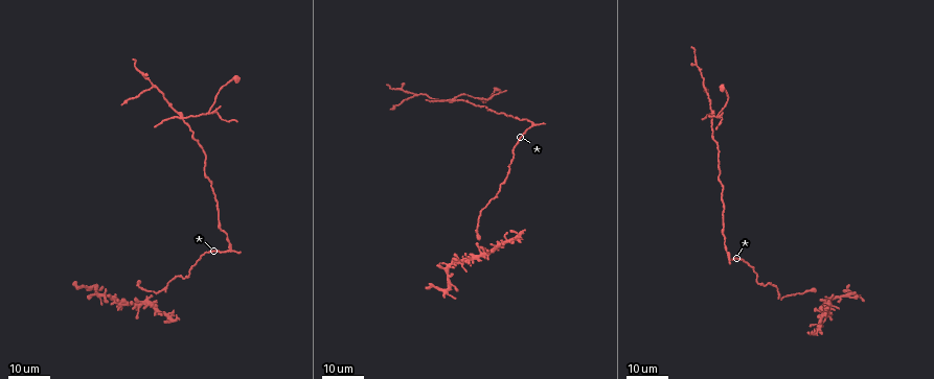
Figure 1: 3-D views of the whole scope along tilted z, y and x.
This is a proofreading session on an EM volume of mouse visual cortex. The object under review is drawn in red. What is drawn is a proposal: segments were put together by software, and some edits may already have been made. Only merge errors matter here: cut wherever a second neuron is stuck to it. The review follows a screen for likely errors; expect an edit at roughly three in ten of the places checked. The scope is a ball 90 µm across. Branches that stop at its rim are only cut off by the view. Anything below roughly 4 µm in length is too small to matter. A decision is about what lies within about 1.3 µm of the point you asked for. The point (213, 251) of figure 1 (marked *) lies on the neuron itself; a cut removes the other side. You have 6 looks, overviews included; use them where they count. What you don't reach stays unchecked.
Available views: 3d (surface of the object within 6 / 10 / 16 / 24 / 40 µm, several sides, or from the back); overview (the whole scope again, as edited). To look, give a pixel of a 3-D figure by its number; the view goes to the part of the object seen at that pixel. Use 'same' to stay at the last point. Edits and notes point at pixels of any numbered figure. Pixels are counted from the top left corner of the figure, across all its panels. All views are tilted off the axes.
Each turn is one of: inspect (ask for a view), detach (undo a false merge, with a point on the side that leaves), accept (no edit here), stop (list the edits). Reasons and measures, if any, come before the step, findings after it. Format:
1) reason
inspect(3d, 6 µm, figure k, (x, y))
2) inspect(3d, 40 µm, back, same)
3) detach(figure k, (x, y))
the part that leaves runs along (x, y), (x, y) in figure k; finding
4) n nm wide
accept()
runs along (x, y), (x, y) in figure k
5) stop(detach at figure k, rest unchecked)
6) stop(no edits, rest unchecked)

four or more arms meet
inspect(3d, 24 µm, figure 1, (452, 101))

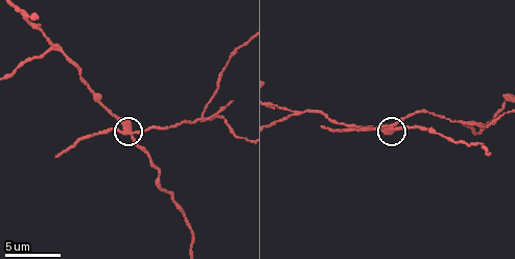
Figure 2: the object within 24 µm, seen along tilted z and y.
inspect(3d, 10 µm, figure 2, (393, 127))

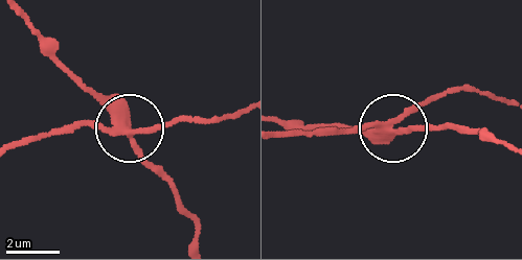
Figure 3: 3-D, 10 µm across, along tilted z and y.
4 arms
detach(figure 3, (82, 124))
the part that leaves runs along (127, 130), (241, 113) in figure 3; a second neuron is stuck on

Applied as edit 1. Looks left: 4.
a narrow waist
inspect(3d, 10 µm, figure 2, (489, 152))

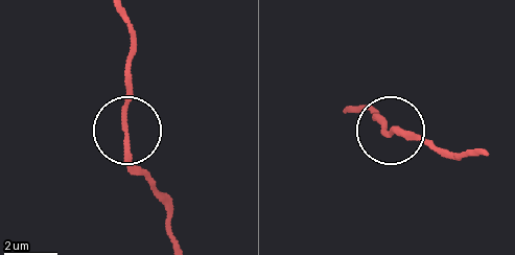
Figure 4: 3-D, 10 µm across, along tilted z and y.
160 nm wide
accept()
all the same neuron

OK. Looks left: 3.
arms part here
inspect(3d, 6 µm, figure 2, (293, 112))

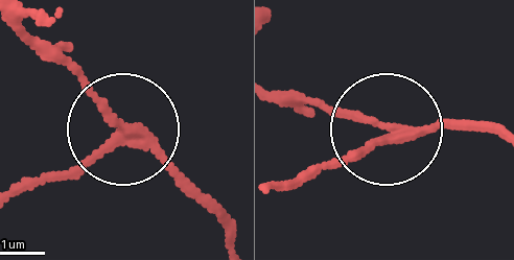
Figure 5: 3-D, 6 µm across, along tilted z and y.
side arm 10 µm
detach(figure 5, (77, 173))
the part that leaves runs along (127, 142), (16, 187) in figure 5; a second neuron is stuck on

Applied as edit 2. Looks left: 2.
stop(detach at figure 3, detach at figure 5, rest unchecked)

